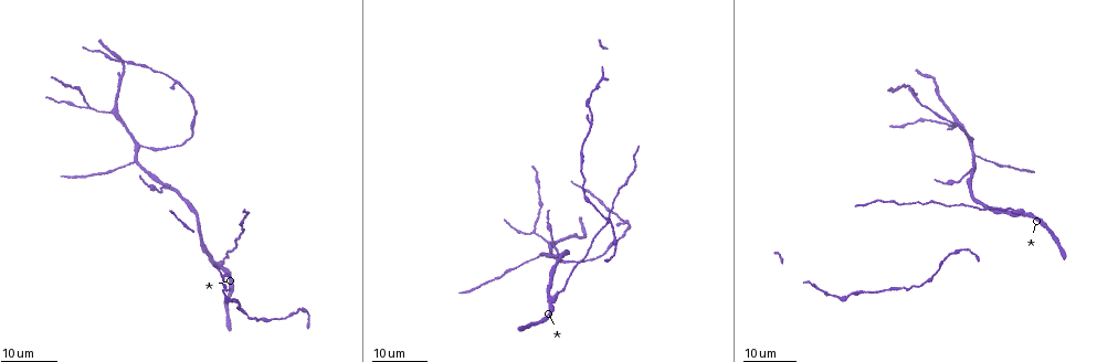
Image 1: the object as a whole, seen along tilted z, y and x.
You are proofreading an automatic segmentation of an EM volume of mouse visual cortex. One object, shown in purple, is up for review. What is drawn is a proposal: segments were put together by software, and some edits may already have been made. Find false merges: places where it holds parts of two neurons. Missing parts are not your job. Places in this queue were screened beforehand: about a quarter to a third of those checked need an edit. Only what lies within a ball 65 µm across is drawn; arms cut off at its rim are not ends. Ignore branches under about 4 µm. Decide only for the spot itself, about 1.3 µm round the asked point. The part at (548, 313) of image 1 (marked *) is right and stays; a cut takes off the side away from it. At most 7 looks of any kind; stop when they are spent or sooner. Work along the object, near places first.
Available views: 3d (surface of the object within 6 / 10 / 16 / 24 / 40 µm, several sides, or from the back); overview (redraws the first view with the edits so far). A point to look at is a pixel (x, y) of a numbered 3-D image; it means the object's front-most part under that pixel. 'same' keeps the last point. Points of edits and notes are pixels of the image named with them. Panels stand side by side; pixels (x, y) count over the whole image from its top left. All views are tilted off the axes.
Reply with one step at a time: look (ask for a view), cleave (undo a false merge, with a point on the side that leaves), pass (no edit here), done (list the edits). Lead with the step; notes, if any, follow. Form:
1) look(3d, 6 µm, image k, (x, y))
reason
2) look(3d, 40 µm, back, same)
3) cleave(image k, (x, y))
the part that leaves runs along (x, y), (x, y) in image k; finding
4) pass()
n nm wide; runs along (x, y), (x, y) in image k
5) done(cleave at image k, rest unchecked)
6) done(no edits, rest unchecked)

look(3d, 16 µm, image 1, (1021, 211))
branch point

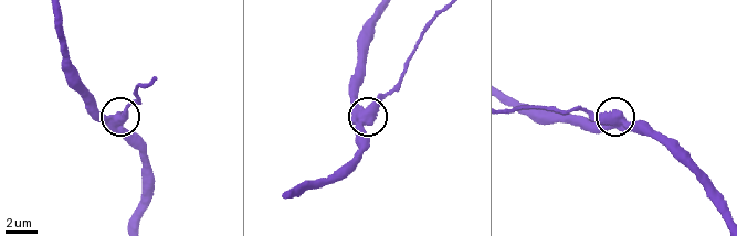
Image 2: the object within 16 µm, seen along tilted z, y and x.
look(3d, 6 µm, image 2, (118, 116))
zoom in

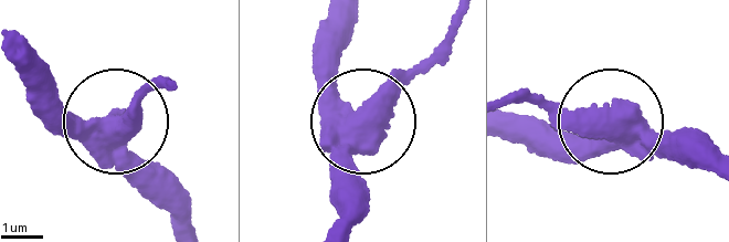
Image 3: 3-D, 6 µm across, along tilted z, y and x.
look(3d, 6 µm, back, image 3, (109, 123))

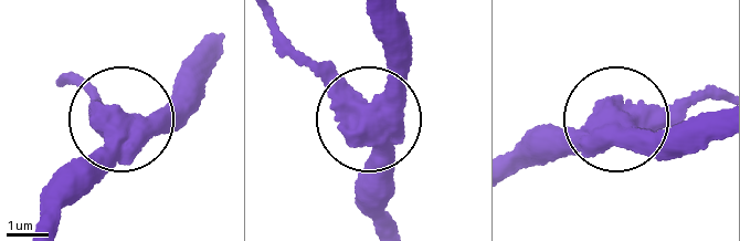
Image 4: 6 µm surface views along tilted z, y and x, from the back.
cleave(image 4, (337, 80))
side arm 68 µm; the part that leaves runs along (371, 125), (288, 50), (267, 13) in image 4; a second neuron is stuck on

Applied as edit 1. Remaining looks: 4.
look(3d, 16 µm, image 1, (141, 145))
three-way junction

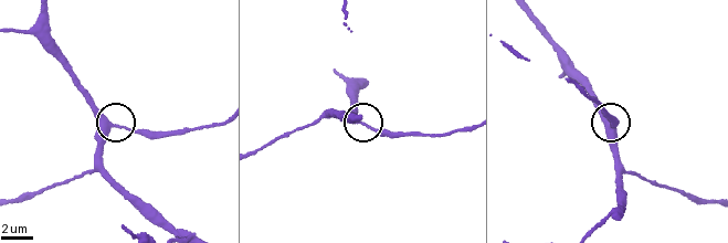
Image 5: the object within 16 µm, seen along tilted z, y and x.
look(3d, 6 µm, image 5, (107, 123))

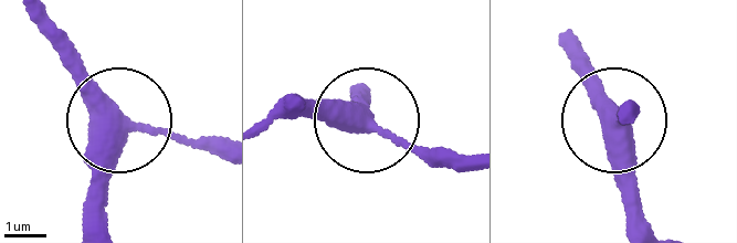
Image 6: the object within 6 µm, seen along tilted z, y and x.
look(3d, 6 µm, back, image 6, (120, 124))
other side

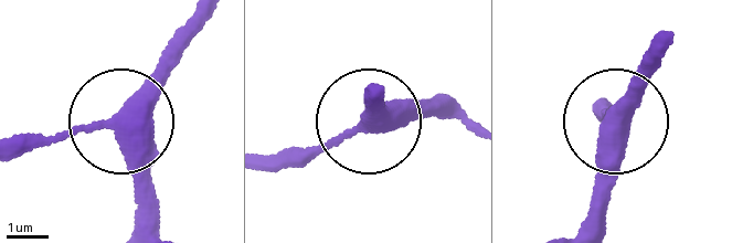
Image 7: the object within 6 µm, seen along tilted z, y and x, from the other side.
pass()
3 arms; runs along (136, 225), (126, 106), (187, 38) in image 7; all the same neuron

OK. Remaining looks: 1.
done(cleave at image 4, rest unchecked)

